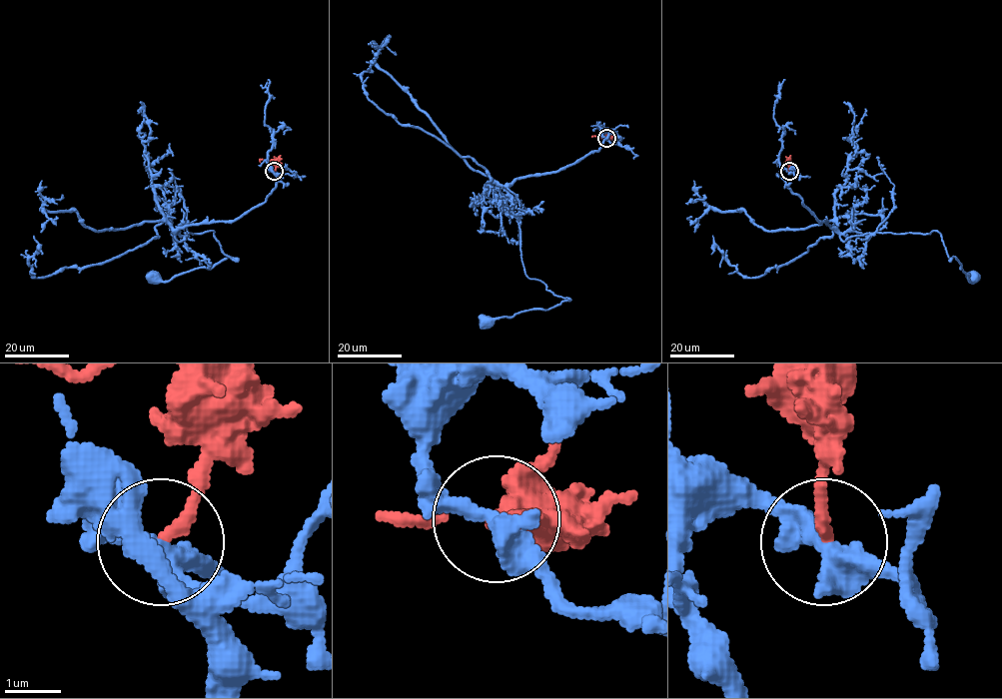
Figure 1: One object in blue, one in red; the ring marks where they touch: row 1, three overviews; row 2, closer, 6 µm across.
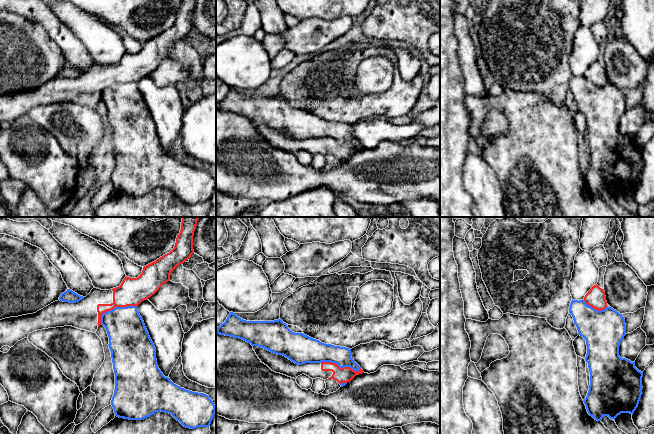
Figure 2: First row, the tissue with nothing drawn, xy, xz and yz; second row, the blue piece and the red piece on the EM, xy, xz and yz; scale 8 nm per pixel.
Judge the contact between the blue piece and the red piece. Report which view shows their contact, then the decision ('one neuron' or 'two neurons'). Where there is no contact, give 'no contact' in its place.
contact in xy; two neurons

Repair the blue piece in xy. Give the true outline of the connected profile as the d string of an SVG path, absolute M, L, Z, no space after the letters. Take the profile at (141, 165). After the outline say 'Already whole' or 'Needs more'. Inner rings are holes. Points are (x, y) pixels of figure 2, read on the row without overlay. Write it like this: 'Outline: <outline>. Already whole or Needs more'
Outline: M136 82L115 83L101 92L101 101L109 113L109 125L115 149L115 166L111 176L115 192L142 196L156 188L171 190L184 203L209 203L216 183L208 171L192 168L174 160L157 142L156 124Z. Already whole

